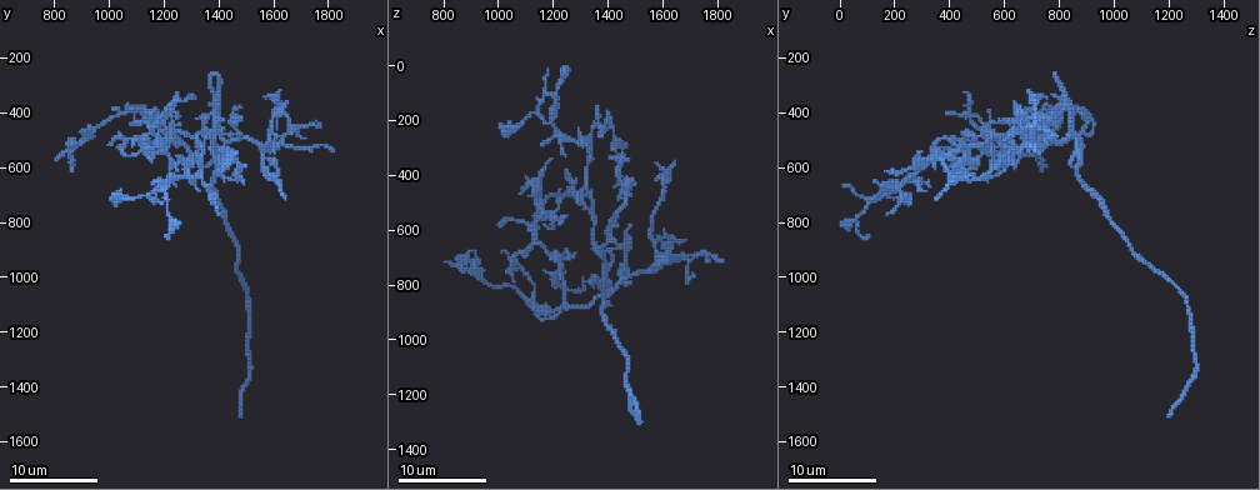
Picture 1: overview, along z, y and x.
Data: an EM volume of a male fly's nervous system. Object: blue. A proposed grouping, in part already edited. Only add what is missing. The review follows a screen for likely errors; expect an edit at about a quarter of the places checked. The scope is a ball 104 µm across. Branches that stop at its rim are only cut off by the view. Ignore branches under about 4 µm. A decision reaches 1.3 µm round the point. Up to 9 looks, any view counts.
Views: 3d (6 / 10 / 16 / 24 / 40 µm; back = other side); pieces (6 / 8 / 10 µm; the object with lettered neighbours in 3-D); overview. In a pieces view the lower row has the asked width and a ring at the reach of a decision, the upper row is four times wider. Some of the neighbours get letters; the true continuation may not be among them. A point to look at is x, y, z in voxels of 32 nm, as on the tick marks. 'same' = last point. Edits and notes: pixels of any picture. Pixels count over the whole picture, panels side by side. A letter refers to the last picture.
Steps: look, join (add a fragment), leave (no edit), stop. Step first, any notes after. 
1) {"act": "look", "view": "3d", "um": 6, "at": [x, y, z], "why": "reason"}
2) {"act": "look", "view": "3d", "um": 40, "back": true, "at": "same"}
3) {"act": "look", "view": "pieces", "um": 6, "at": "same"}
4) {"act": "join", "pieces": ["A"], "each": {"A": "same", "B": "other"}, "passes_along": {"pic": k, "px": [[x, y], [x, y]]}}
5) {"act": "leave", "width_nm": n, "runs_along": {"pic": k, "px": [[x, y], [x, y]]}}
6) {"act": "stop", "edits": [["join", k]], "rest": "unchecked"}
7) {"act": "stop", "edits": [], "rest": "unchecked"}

{"act": "look", "view": "3d", "um": 6, "at": [1250, 420, 690], "why": "free end"}

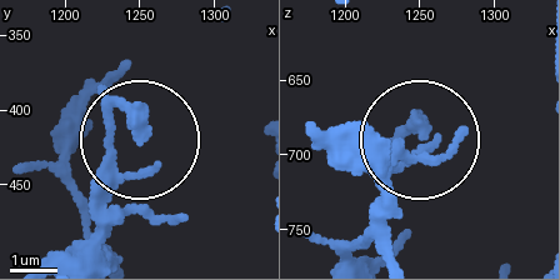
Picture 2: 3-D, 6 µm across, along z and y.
{"act": "look", "view": "pieces", "um": 8, "at": [1250, 416, 684]}

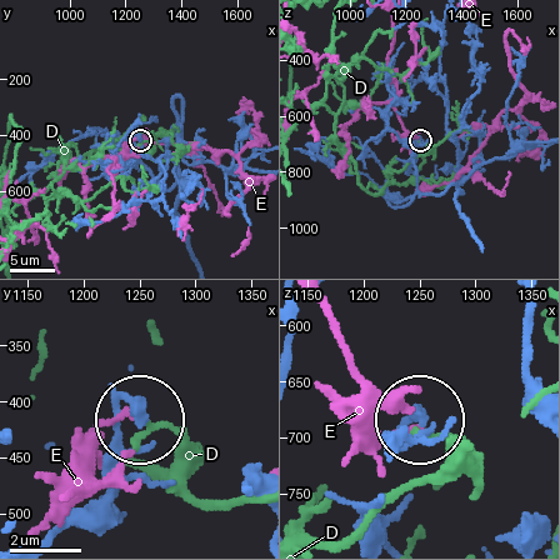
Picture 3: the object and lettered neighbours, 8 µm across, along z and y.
{"act": "leave", "each": {"D": "other", "E": "other"}, "found": "no lettered fragment goes on from it"}

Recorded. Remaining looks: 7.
{"act": "look", "view": "3d", "um": 6, "at": [810, 570, 710], "why": "branch stops here"}

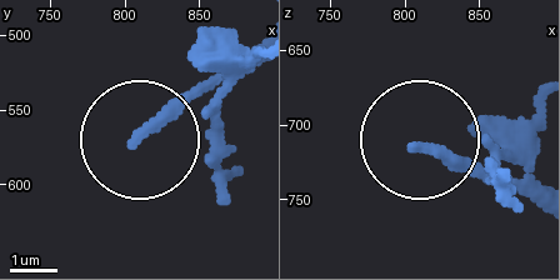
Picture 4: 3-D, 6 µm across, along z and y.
{"act": "look", "view": "pieces", "um": 8, "at": [808, 570, 718], "why": "what lies round it"}

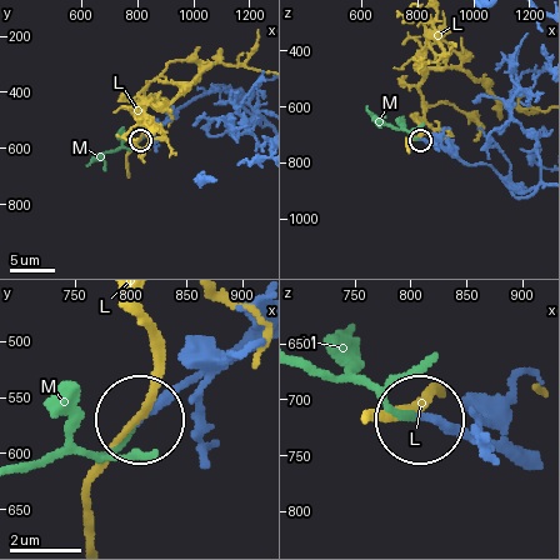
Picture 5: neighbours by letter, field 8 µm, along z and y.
{"act": "join", "pieces": ["M"], "each": {"L": "other", "M": "same"}, "passes_along": {"pic": 5, "px": [[443, 149], [385, 125], [366, 106]]}, "found": "the cell continues"}

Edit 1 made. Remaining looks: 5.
{"act": "look", "view": "3d", "um": 10, "at": [1260, 470, 450], "why": "free end"}

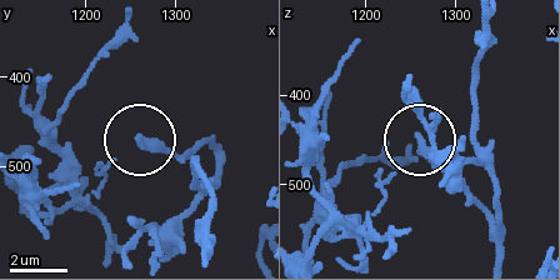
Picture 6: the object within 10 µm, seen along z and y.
{"act": "look", "view": "pieces", "um": 10, "at": [1260, 475, 445]}

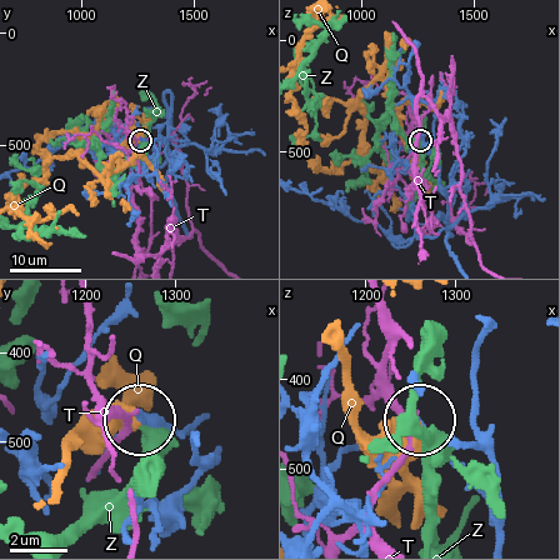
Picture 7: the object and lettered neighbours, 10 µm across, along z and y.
{"act": "leave", "each": {"Q": "other", "T": "other", "Z": "other"}, "found": "none of them fits"}

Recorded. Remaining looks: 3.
{"act": "look", "view": "pieces", "um": 6, "at": [1380, 250, 790], "why": "an open end"}

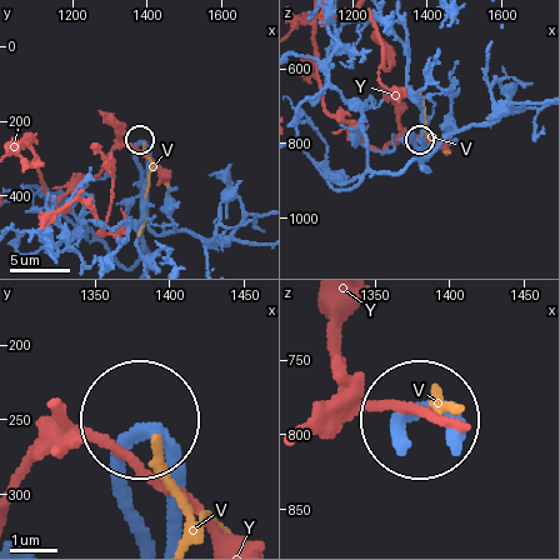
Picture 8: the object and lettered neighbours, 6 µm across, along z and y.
{"act": "leave", "width_nm": 240, "each": {"V": "other", "Y": "other"}, "found": "none of them fits"}

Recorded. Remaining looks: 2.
{"act": "look", "view": "pieces", "um": 6, "at": [1480, 1500, 1210], "why": "end of a long branch"}

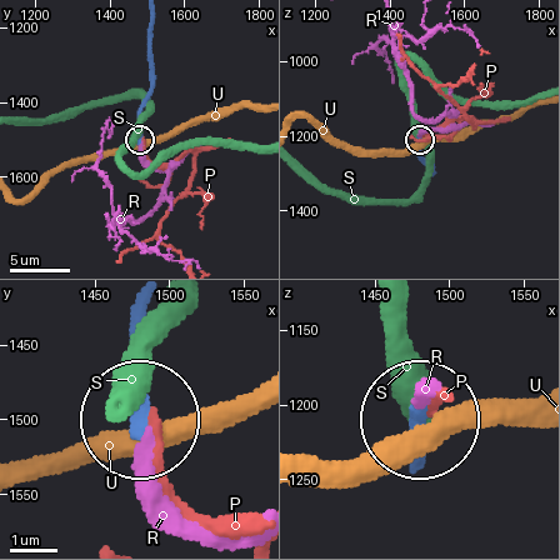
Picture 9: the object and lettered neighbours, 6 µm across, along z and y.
{"act": "join", "pieces": ["R"], "width_nm": 300, "each": {"P": "other", "R": "same", "S": "other", "U": "other"}, "found": "the cell continues"}

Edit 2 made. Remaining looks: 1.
{"act": "stop", "edits": [["join", 5], ["join", 9]], "rest": "unchecked"}

